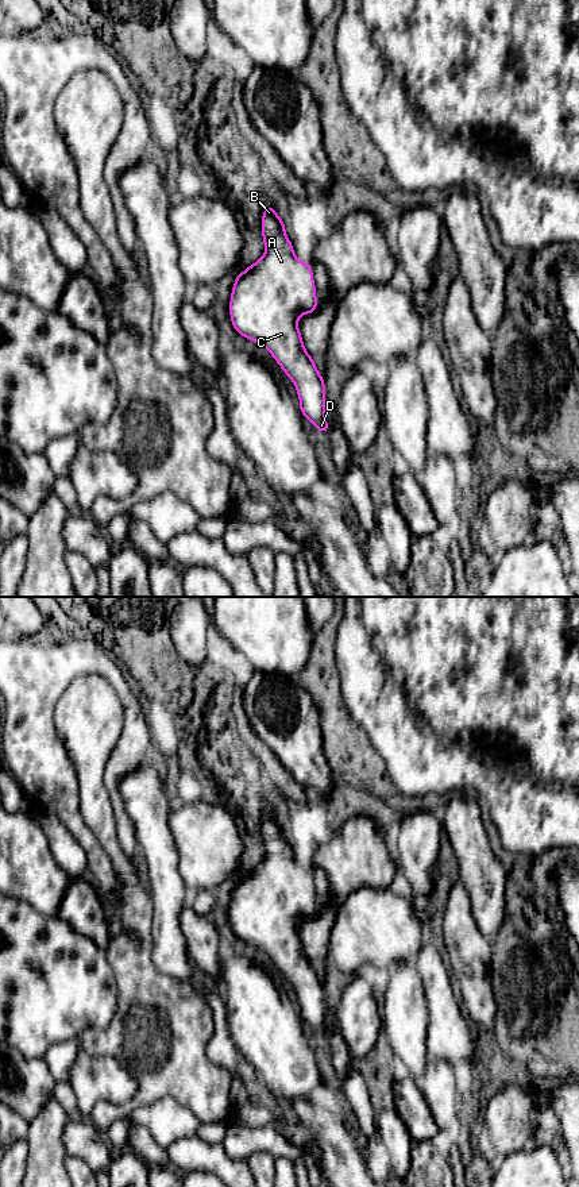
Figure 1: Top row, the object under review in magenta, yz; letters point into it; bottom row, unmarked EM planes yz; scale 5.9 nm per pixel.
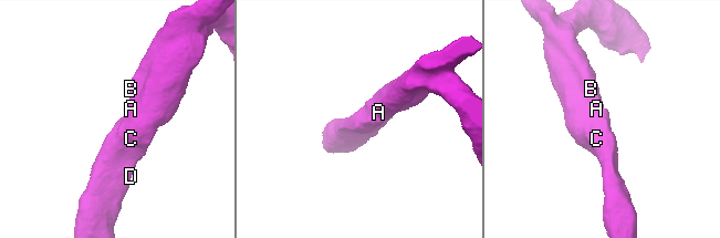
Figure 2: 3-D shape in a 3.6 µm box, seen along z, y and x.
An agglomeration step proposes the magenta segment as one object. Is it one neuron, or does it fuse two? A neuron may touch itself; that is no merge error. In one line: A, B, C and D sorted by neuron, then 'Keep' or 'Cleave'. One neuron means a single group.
Groups: A B C D. Keep

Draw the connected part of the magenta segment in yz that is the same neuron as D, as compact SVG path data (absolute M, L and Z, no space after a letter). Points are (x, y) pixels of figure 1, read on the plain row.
M274 812L263 813L262 843L265 860L235 883L232 932L271 959L297 994L302 1022L327 1040L325 987L298 934L298 922L317 914L312 871L296 862Z

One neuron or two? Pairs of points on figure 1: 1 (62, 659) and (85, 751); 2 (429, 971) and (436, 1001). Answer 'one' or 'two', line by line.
1: two
2: one

